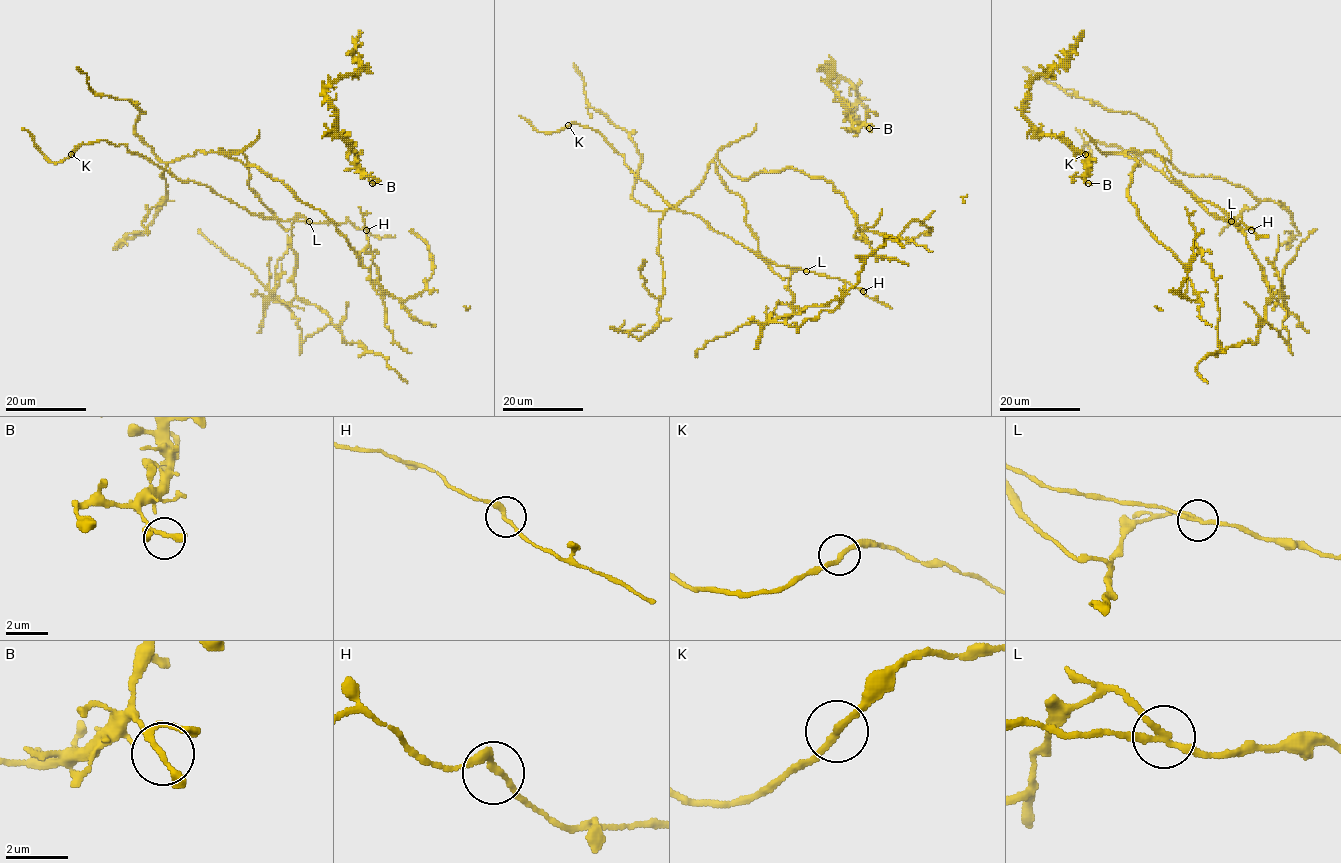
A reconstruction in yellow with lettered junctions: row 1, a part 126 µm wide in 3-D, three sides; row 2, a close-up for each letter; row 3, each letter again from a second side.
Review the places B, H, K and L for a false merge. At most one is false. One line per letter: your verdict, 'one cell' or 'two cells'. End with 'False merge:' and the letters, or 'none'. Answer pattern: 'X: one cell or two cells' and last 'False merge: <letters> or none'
B: one cell
H: one cell
K: one cell
L: two cells
False merge: L

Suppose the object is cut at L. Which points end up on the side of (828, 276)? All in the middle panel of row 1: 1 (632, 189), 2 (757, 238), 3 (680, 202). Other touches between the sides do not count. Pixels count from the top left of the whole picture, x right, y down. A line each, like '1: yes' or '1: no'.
1: no
2: no
3: no

